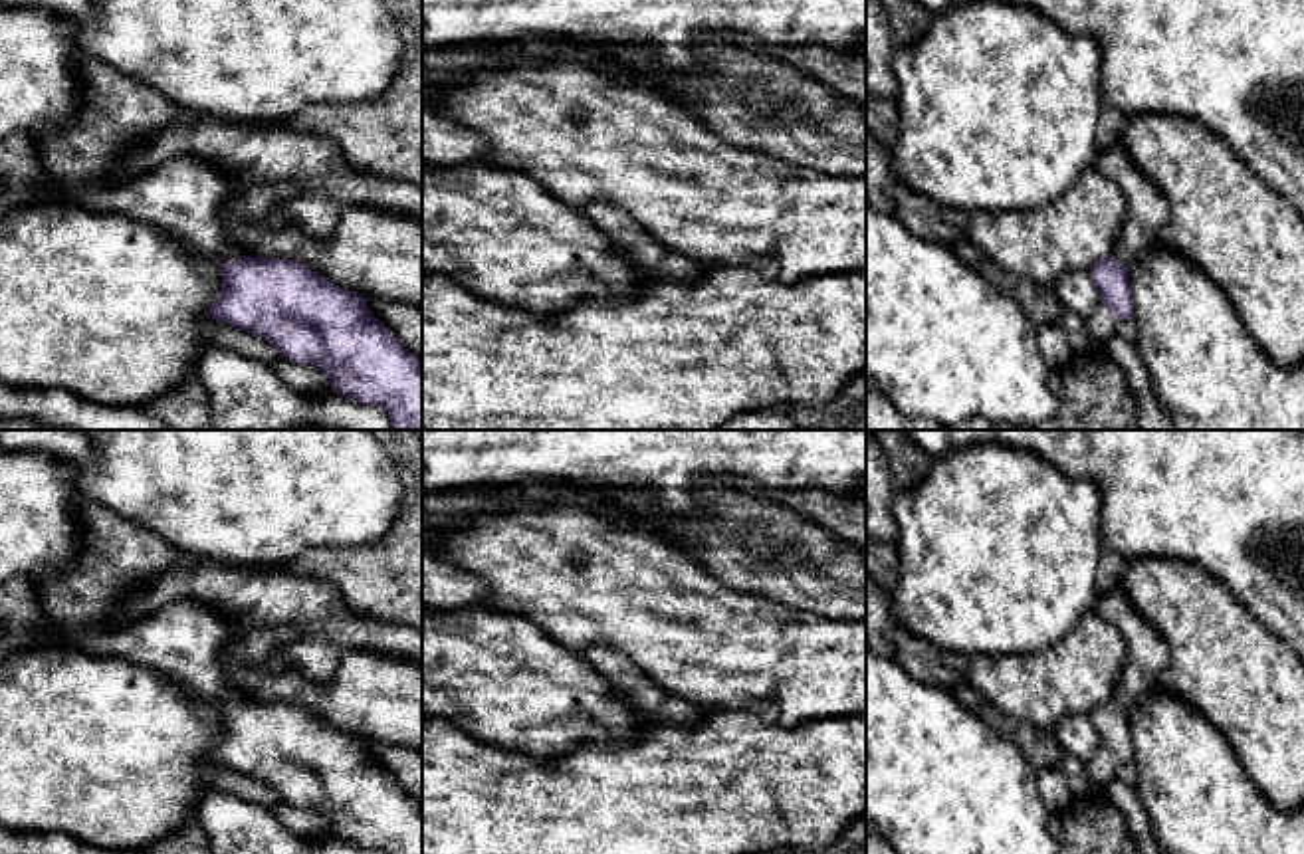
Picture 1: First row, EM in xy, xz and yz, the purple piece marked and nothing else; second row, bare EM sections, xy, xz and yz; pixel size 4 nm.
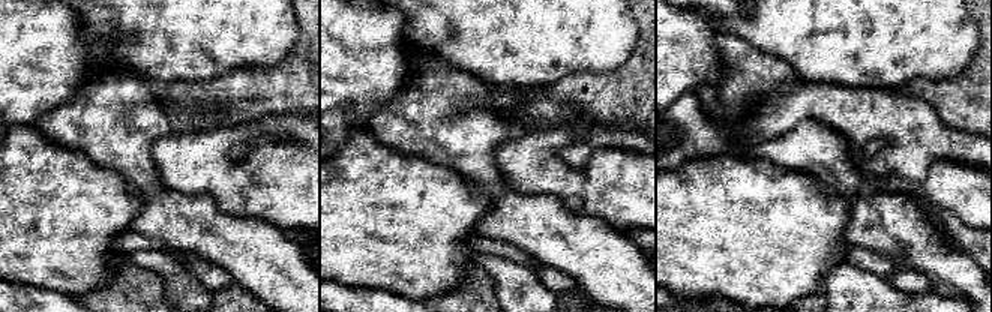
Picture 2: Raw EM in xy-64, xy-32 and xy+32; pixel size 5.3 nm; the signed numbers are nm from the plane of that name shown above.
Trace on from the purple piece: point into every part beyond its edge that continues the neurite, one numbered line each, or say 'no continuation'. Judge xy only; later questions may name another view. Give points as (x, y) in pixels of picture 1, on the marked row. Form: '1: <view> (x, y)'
1: xy (117, 115)

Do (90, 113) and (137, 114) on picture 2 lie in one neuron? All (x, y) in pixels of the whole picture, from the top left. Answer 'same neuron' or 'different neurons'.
same neuron

